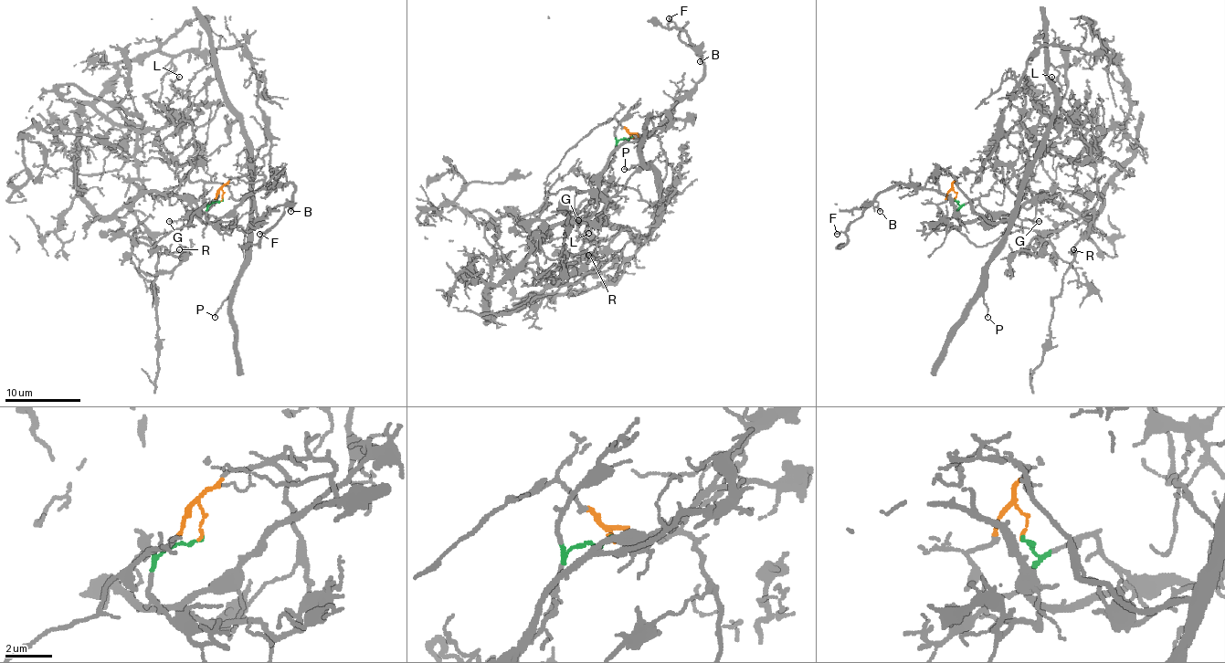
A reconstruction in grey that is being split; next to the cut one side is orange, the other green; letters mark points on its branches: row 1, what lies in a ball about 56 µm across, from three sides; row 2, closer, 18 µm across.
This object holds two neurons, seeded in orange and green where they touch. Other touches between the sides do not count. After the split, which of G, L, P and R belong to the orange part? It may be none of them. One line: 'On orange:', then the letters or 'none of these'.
On orange: L, P

